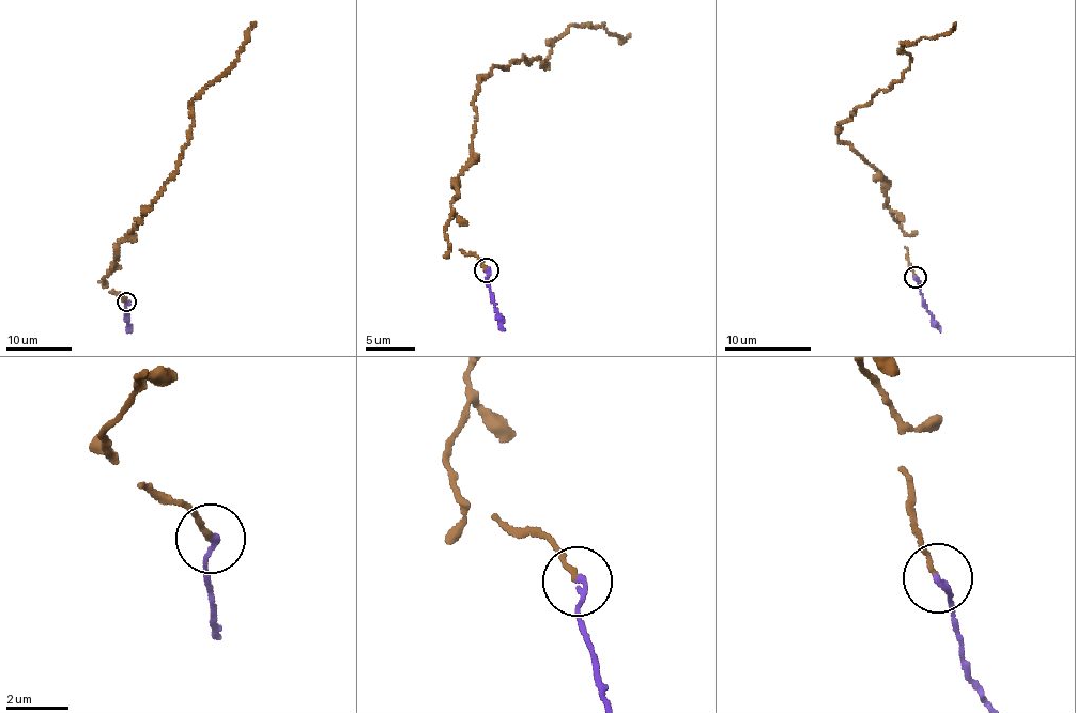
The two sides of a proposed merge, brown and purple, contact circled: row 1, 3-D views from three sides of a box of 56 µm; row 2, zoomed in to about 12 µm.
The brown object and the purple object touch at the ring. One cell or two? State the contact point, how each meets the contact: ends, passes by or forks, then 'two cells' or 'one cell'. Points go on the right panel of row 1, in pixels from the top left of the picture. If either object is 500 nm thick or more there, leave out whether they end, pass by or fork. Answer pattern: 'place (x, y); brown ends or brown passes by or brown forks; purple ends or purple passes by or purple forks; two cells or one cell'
place (916, 277); brown ends; purple ends; one cell

